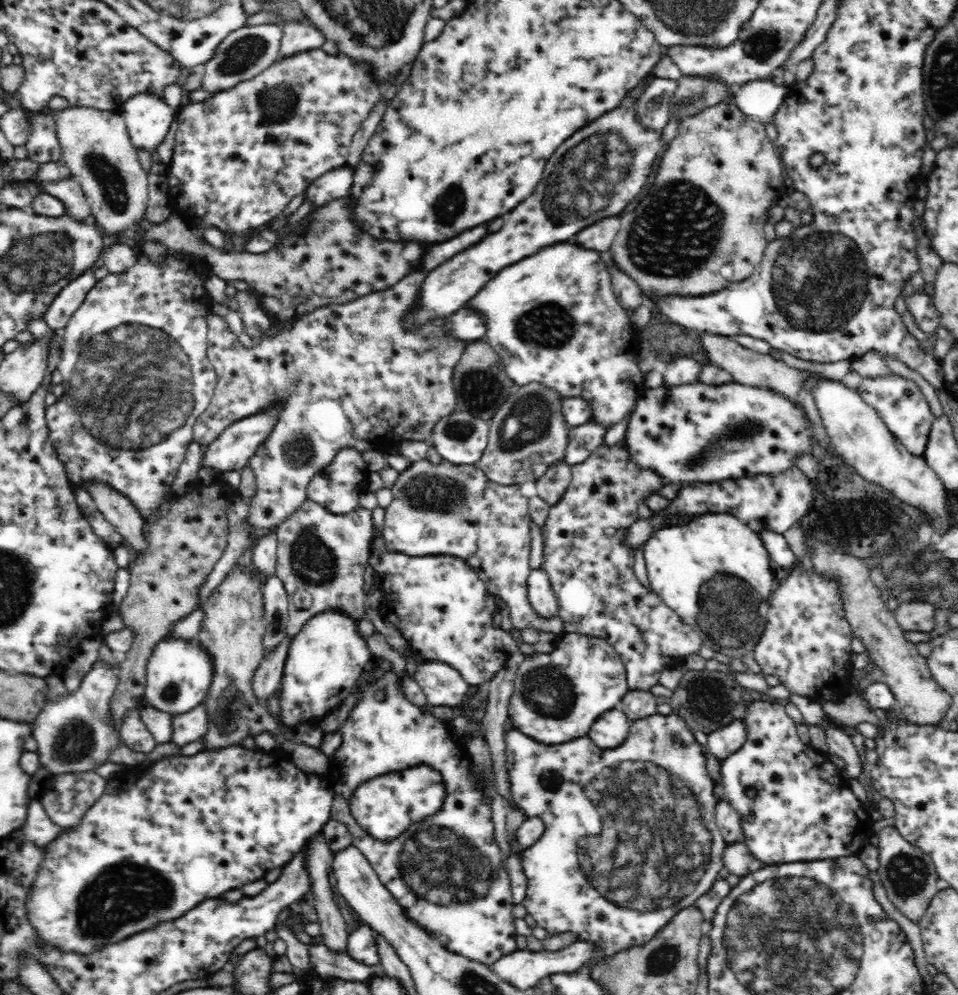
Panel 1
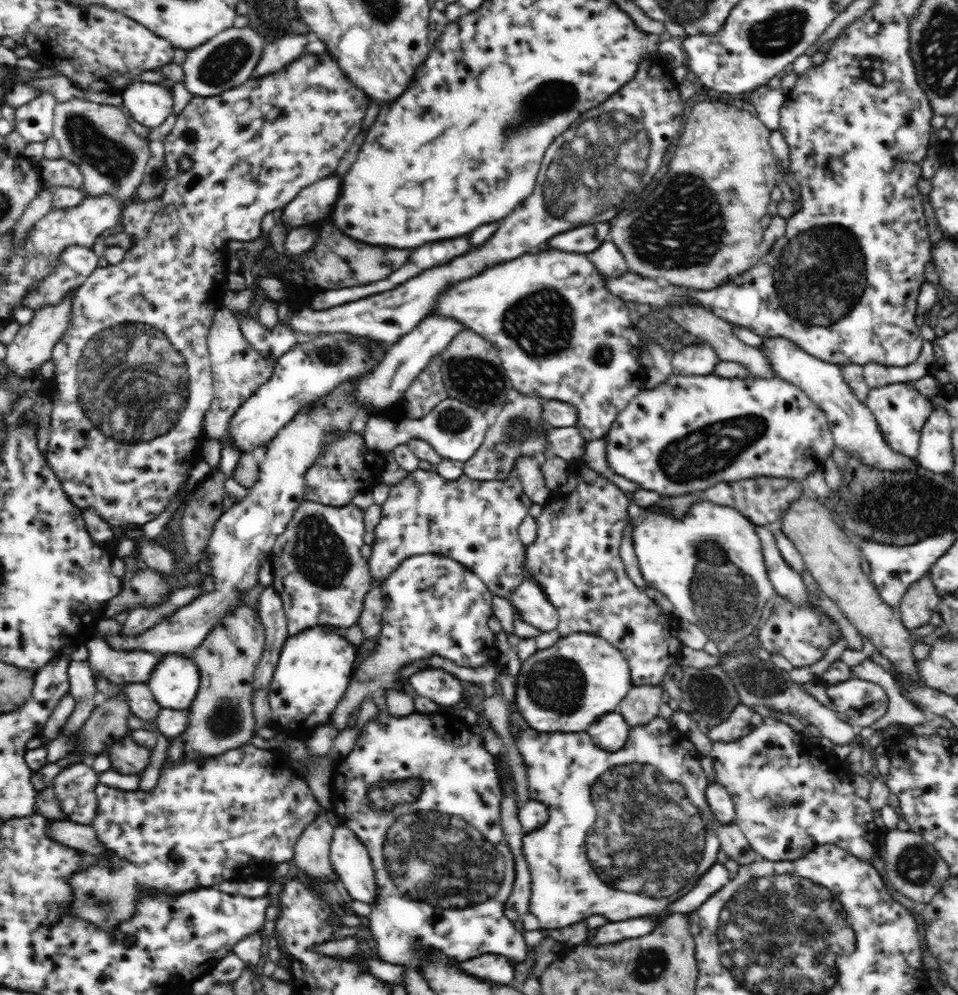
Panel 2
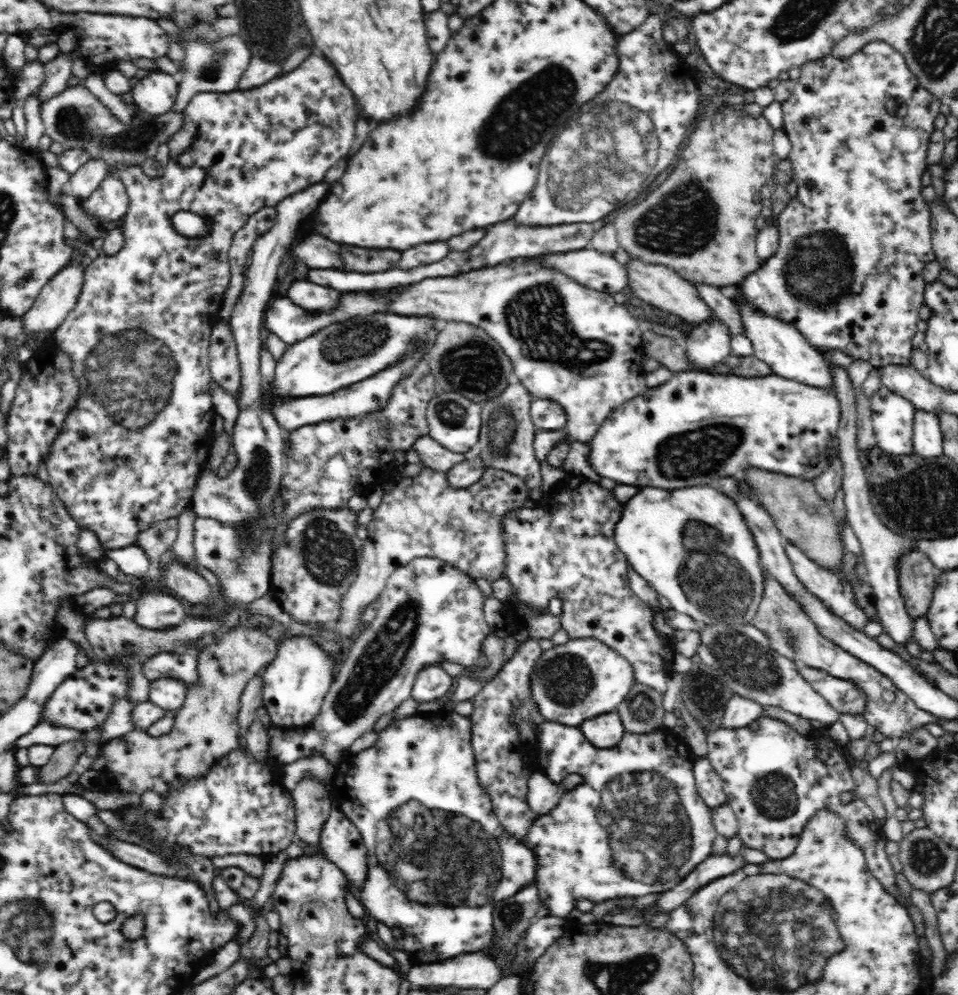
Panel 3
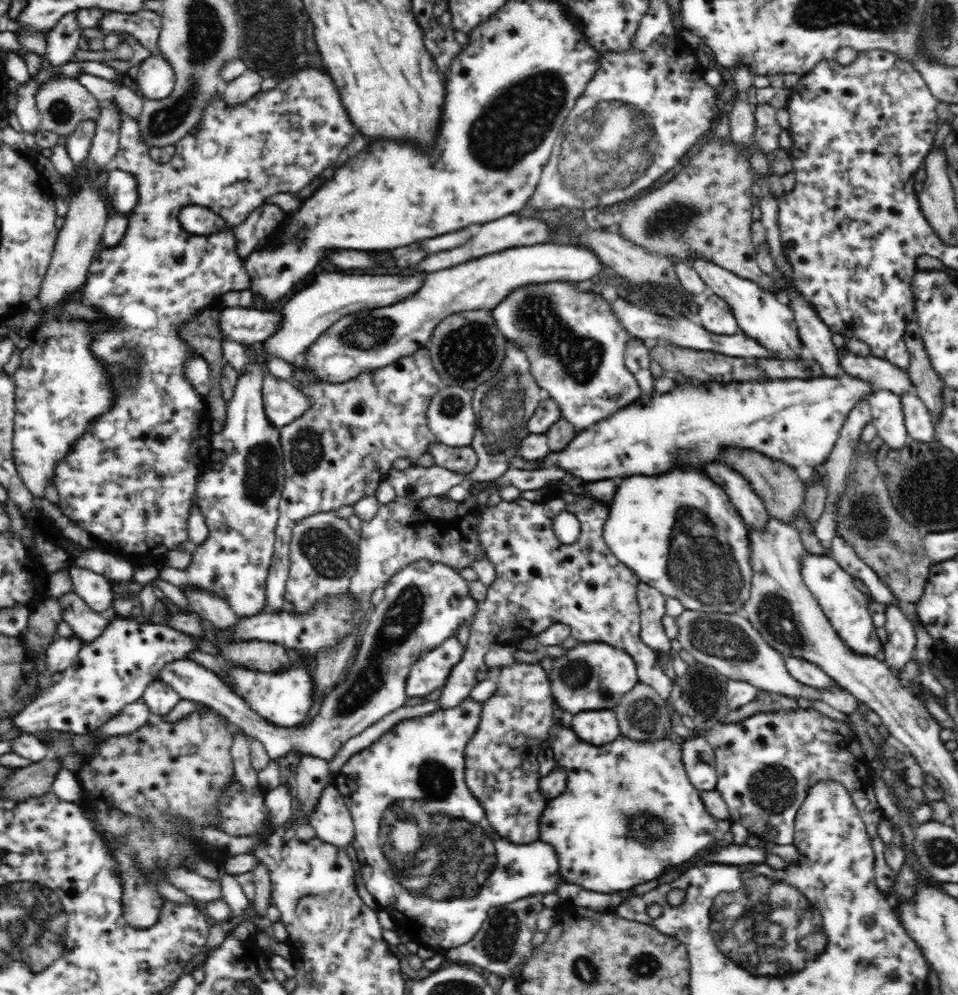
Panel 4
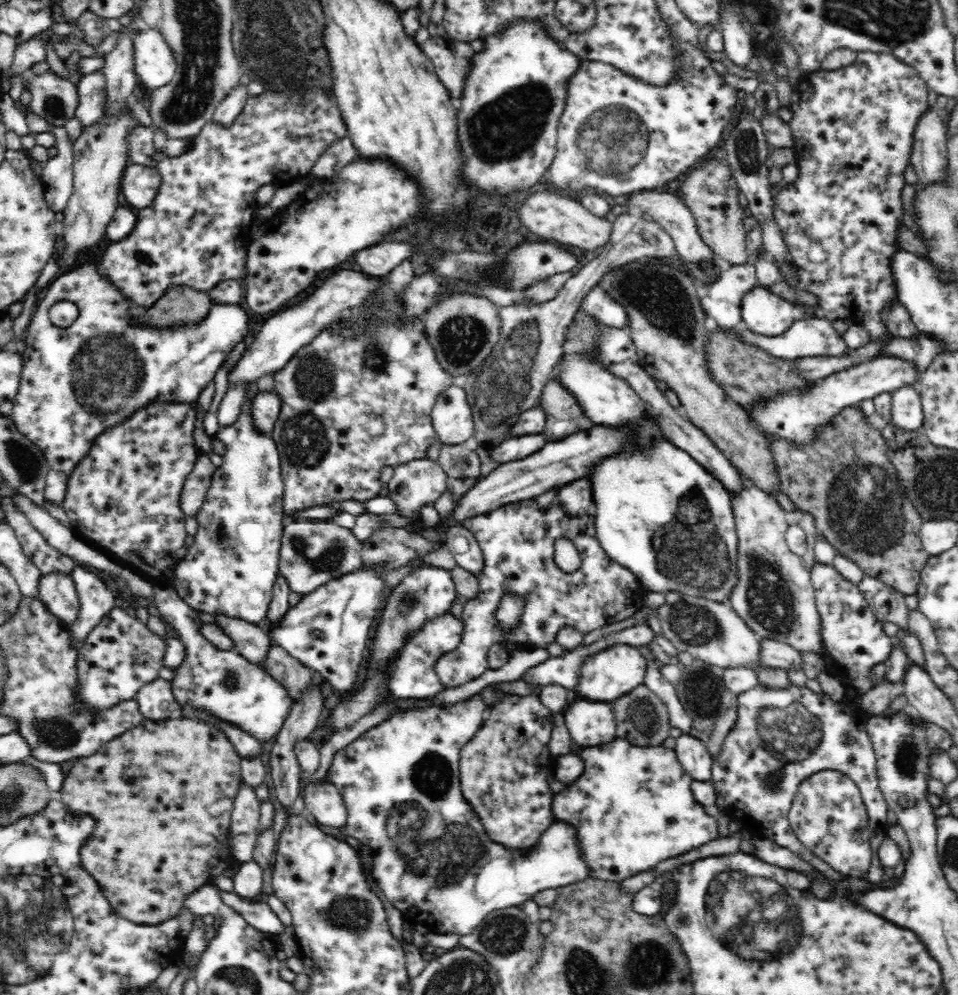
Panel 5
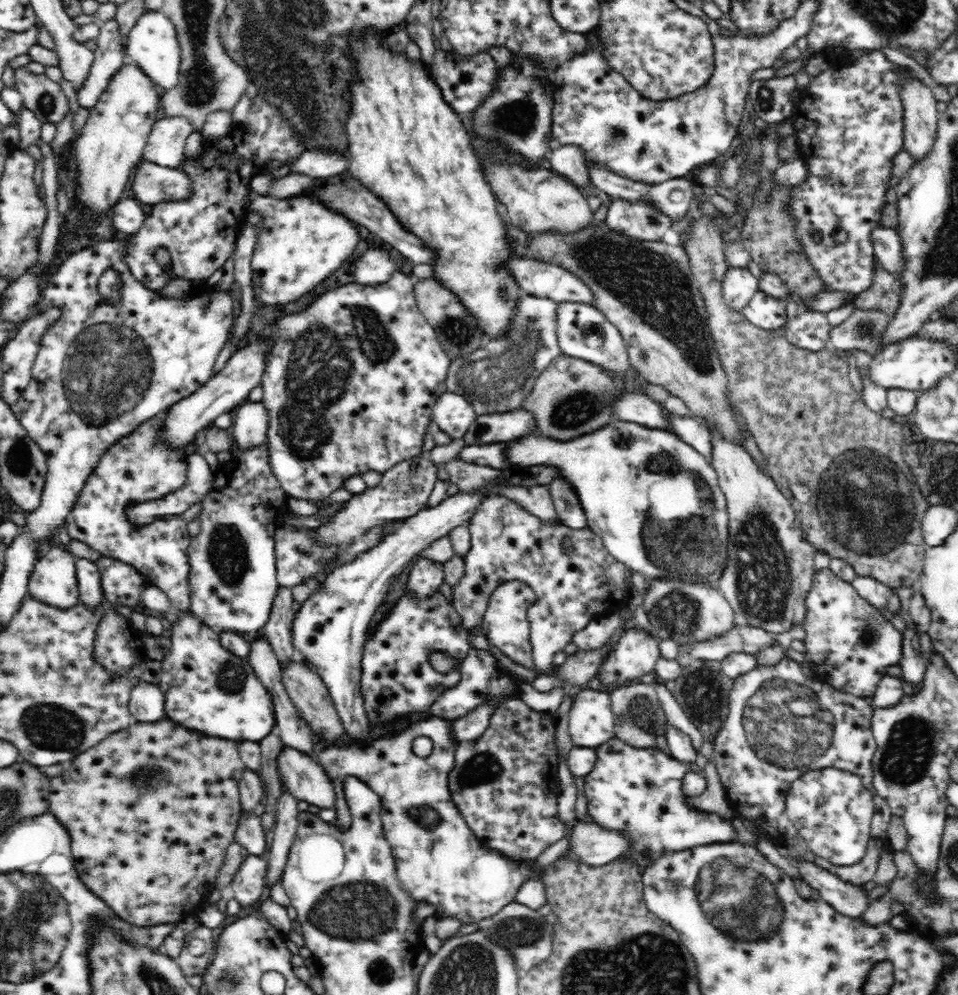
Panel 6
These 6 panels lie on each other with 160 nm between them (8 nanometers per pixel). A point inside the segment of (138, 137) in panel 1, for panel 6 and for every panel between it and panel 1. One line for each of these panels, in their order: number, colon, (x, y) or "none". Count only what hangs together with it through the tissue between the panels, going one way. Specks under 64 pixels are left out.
2: (149, 104)
3: (155, 93)
4: (156, 79)
5: (155, 64)
6: (153, 44)

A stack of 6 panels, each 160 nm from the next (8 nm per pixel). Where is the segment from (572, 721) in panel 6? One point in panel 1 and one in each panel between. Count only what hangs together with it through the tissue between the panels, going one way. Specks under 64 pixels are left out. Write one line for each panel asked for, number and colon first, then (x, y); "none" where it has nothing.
1: (611, 730)
2: (610, 732)
3: (605, 730)
4: (597, 727)
5: (590, 723)

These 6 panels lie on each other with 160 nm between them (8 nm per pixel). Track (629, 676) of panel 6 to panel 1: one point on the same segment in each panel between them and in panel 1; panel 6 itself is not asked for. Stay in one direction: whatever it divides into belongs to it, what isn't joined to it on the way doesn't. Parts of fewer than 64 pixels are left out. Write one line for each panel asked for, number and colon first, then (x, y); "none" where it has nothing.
1: (557, 696)
2: (564, 688)
3: (583, 678)
4: (590, 676)
5: (612, 672)

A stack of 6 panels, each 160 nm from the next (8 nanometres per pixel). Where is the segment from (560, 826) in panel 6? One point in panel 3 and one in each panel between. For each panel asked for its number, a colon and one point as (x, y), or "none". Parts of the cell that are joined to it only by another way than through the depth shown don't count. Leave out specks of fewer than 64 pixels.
3: (499, 758)
4: (500, 771)
5: (502, 769)

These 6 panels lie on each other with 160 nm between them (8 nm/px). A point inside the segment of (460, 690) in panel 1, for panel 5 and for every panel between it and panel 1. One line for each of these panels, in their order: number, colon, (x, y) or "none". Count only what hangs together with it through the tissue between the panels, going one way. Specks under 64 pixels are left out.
2: (443, 688)
3: (432, 682)
4: (431, 671)
5: (414, 676)

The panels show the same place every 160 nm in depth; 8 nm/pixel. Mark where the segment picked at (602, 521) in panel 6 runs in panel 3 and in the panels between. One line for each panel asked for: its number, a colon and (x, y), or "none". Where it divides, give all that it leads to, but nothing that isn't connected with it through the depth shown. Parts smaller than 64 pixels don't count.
3: (692, 544)
4: (679, 533)
5: (659, 513)

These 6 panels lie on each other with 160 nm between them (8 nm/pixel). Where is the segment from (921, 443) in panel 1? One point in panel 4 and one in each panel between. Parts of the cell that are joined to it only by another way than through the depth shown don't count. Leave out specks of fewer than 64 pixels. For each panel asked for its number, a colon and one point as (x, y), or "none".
2: (901, 411)
3: (892, 415)
4: (887, 416)

